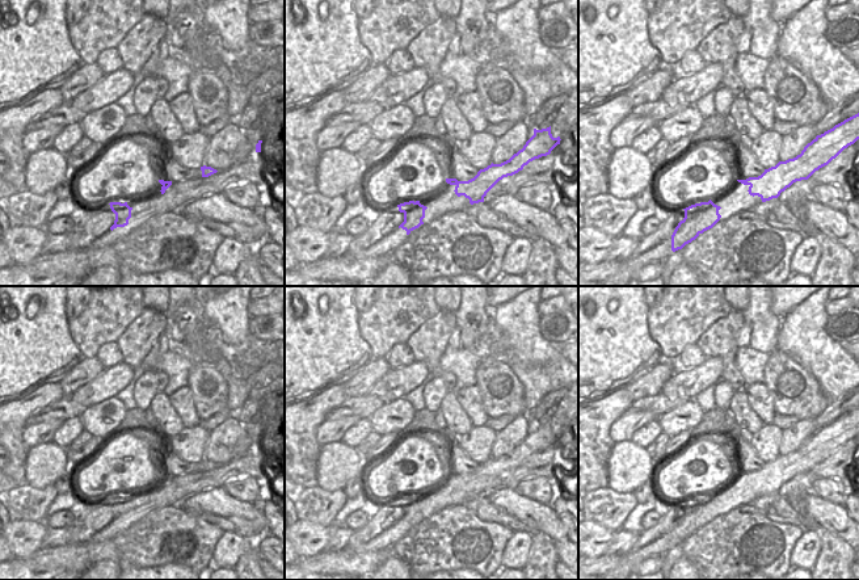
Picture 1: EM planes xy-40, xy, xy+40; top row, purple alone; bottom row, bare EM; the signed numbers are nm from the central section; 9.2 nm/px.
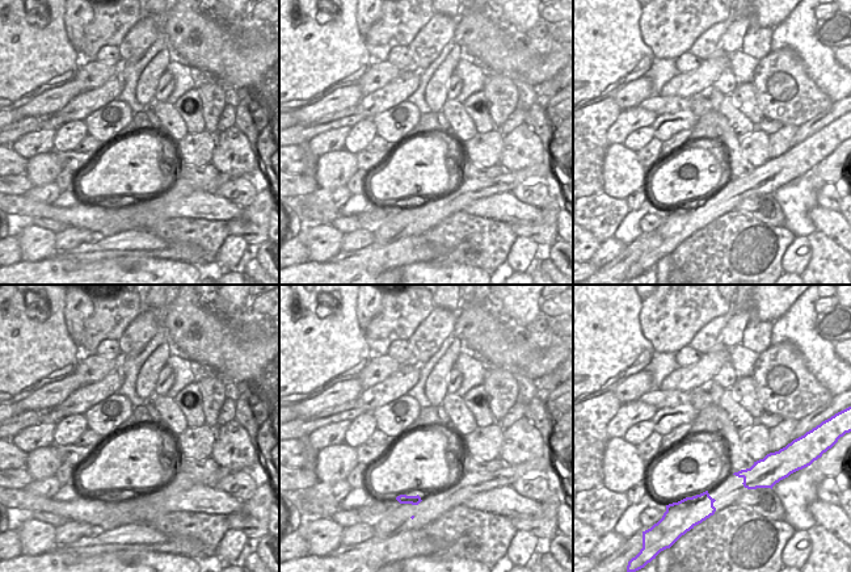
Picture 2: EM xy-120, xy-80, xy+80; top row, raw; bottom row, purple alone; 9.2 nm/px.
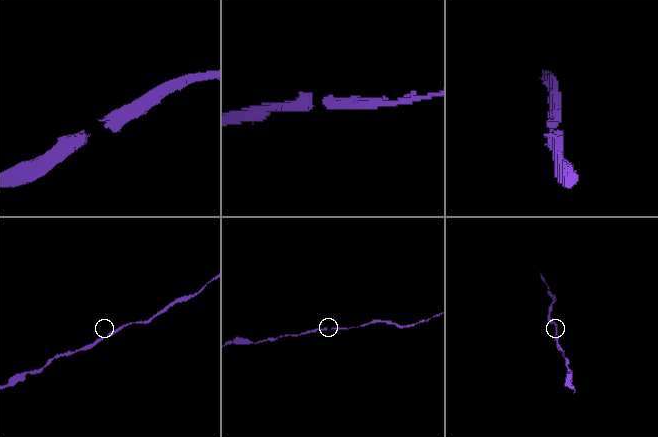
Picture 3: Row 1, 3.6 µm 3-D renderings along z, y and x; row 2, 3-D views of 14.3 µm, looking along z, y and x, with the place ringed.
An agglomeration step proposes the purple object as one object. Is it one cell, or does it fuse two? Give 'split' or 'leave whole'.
leave whole

